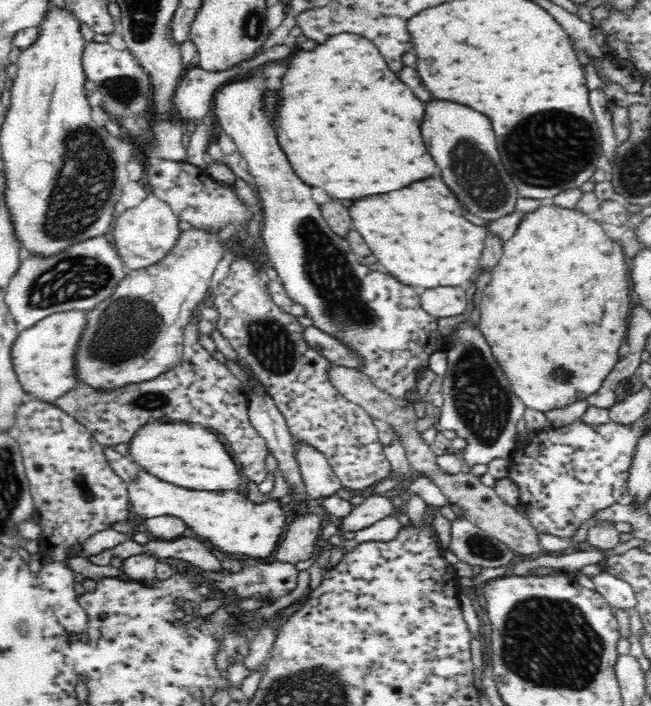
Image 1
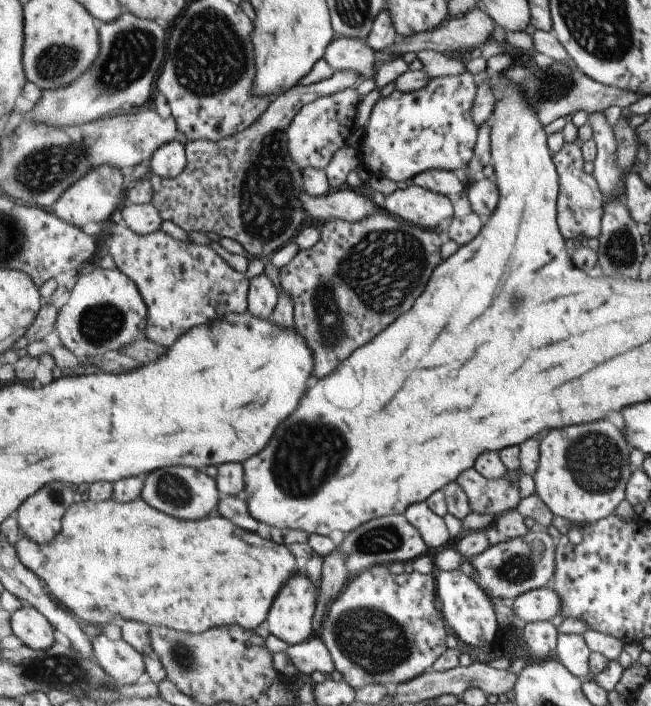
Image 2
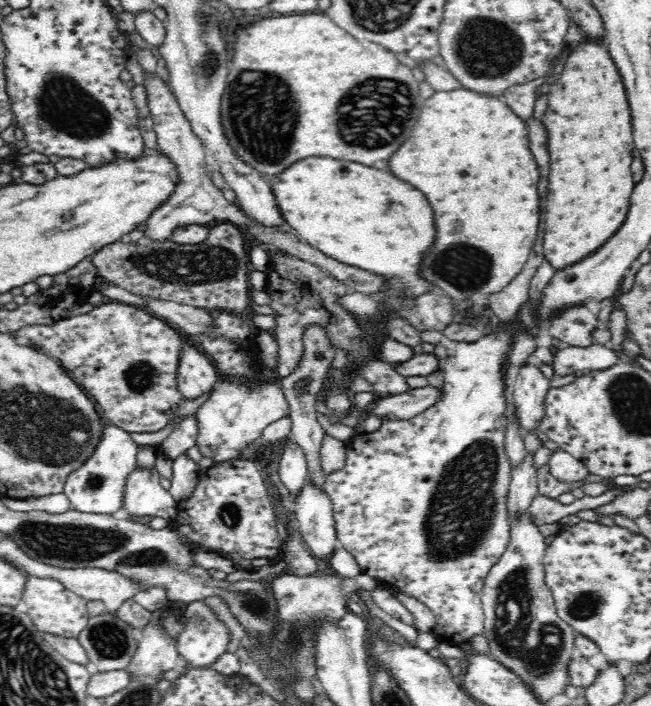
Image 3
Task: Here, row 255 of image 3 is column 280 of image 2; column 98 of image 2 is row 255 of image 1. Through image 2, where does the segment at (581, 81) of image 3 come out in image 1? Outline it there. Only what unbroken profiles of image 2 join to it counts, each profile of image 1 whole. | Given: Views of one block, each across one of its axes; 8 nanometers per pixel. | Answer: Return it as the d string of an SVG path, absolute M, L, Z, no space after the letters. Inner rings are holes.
M550 202L540 205L535 211L524 213L524 220L520 222L516 232L503 243L502 256L499 258L498 264L495 264L492 268L492 280L486 286L484 294L481 294L479 328L484 333L494 358L502 366L511 390L526 408L532 408L544 413L552 412L552 410L562 410L562 408L568 408L574 402L580 402L580 400L590 397L600 389L603 381L613 371L614 364L621 360L618 352L620 352L622 341L627 338L630 315L630 298L626 296L628 294L629 271L629 259L621 243L617 244L616 241L611 240L604 233L600 222L590 219L577 209L560 208Z

